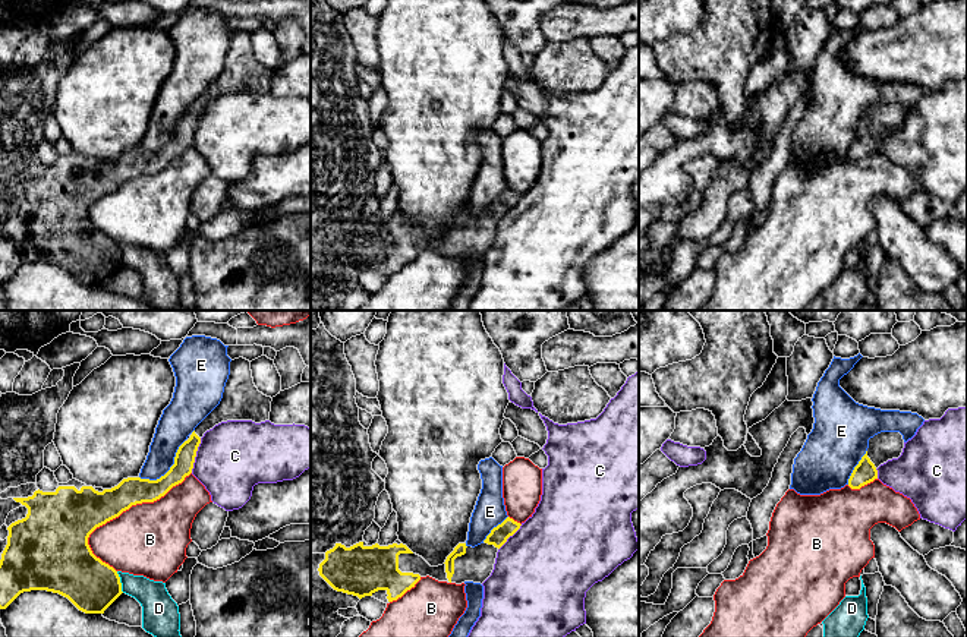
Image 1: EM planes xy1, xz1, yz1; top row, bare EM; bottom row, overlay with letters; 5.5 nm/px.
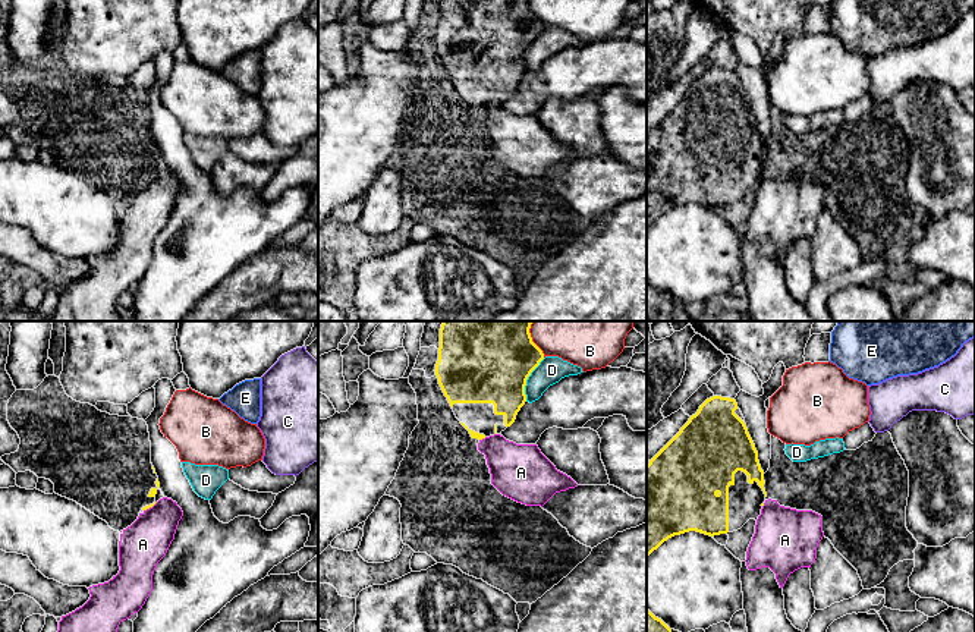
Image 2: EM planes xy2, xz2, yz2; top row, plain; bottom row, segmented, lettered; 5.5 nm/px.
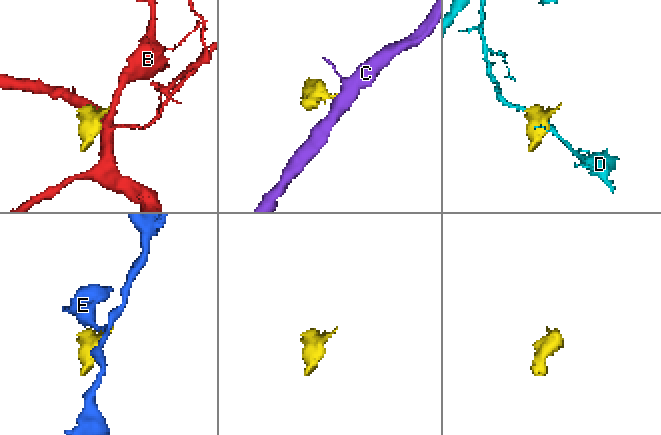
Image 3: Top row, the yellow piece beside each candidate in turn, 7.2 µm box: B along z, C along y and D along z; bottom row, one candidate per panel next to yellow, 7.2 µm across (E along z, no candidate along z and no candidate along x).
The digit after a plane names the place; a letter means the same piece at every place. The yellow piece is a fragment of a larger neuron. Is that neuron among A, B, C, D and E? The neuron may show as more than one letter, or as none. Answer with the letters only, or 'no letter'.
no letter

